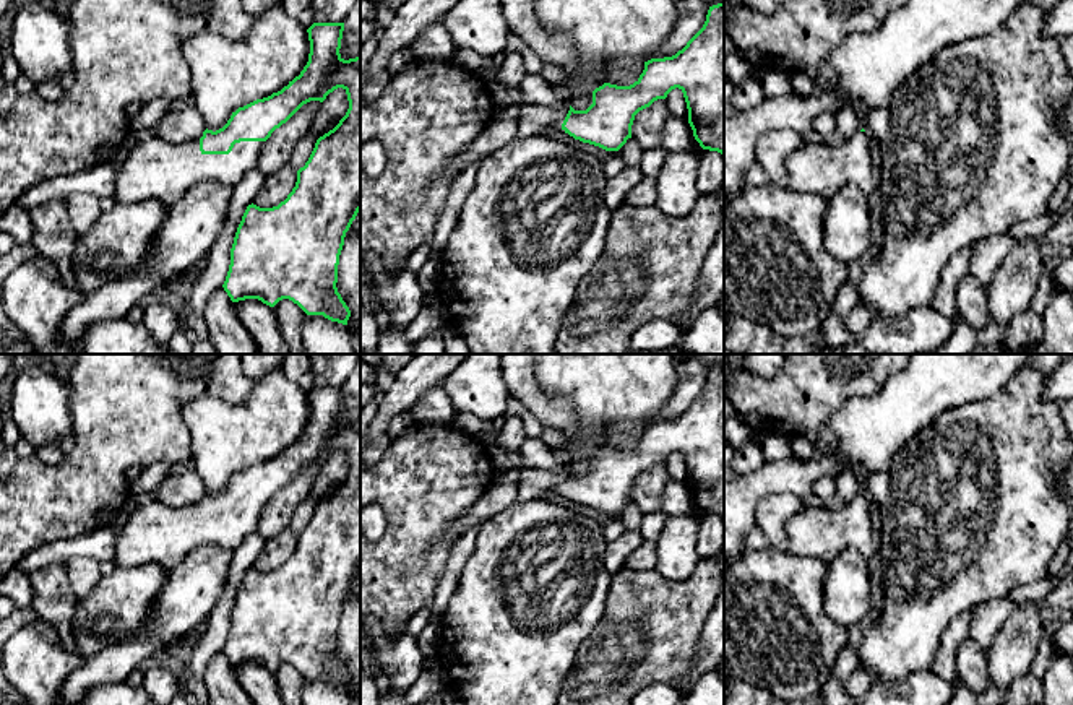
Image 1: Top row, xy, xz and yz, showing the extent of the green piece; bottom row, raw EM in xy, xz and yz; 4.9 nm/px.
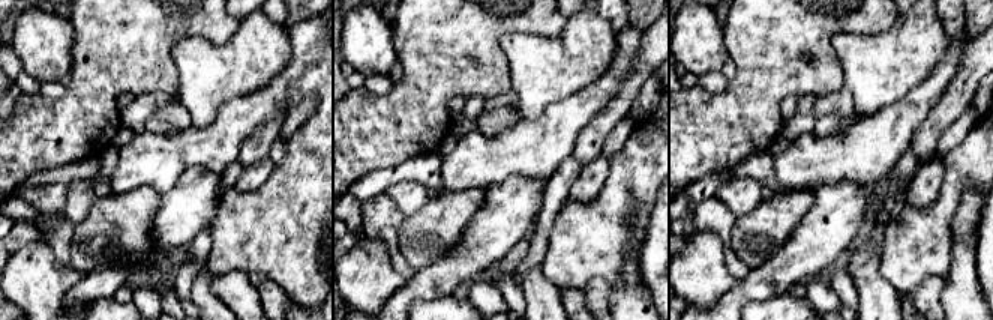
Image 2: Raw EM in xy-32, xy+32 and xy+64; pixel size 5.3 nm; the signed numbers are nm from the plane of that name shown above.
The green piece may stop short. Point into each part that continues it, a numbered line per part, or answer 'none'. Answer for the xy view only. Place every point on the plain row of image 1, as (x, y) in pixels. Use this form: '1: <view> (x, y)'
1: xy (156, 533)

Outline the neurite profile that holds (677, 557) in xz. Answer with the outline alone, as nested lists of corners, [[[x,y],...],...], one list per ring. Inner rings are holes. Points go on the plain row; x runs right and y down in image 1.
[[[667,517],[656,543],[656,572],[670,582],[688,578],[700,562],[696,538],[700,533],[700,518]]]

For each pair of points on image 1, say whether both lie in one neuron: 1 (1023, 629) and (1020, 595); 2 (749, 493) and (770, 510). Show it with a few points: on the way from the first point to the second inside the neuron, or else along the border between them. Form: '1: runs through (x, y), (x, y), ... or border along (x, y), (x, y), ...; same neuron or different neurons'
1: border along (1038, 600), (1018, 603); different neurons
2: border along (796, 494), (767, 496), (757, 506), (755, 525); different neurons

